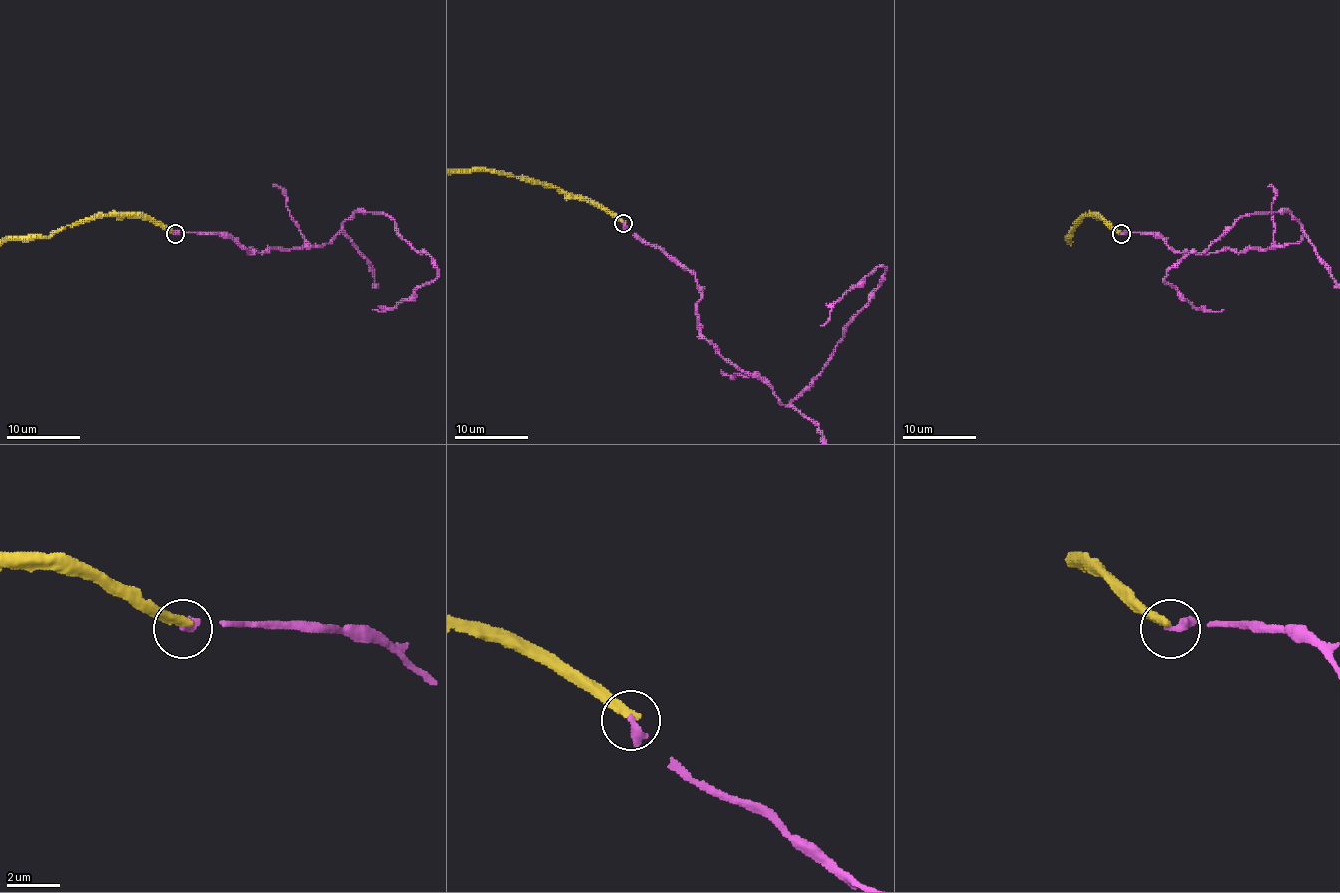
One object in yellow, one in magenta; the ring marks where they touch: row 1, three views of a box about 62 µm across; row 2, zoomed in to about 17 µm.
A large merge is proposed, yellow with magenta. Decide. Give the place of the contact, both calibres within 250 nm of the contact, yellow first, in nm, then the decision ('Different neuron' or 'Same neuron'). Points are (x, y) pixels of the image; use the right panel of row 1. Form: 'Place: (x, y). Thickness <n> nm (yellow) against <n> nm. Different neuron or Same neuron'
Place: (1121, 234). Thickness 360 nm (yellow) against 360 nm. Different neuron

